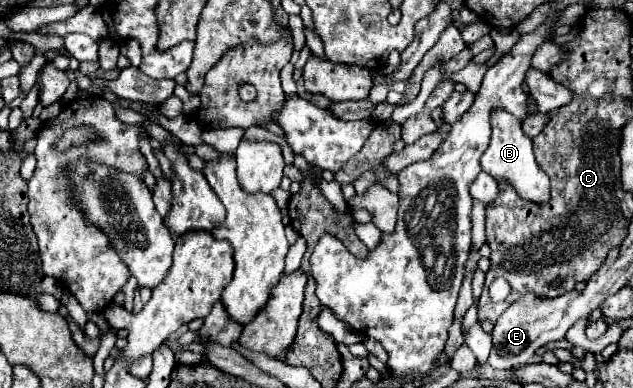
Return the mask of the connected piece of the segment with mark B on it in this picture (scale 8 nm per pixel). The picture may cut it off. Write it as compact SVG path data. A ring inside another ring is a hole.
M495 110L491 114L491 142L489 148L483 154L483 170L491 174L497 180L507 182L513 186L513 190L519 194L519 198L529 200L533 204L549 204L551 202L551 192L549 192L549 178L543 174L543 170L537 166L531 150L531 138L527 138L521 130L521 120L515 118L513 114L505 110Z

